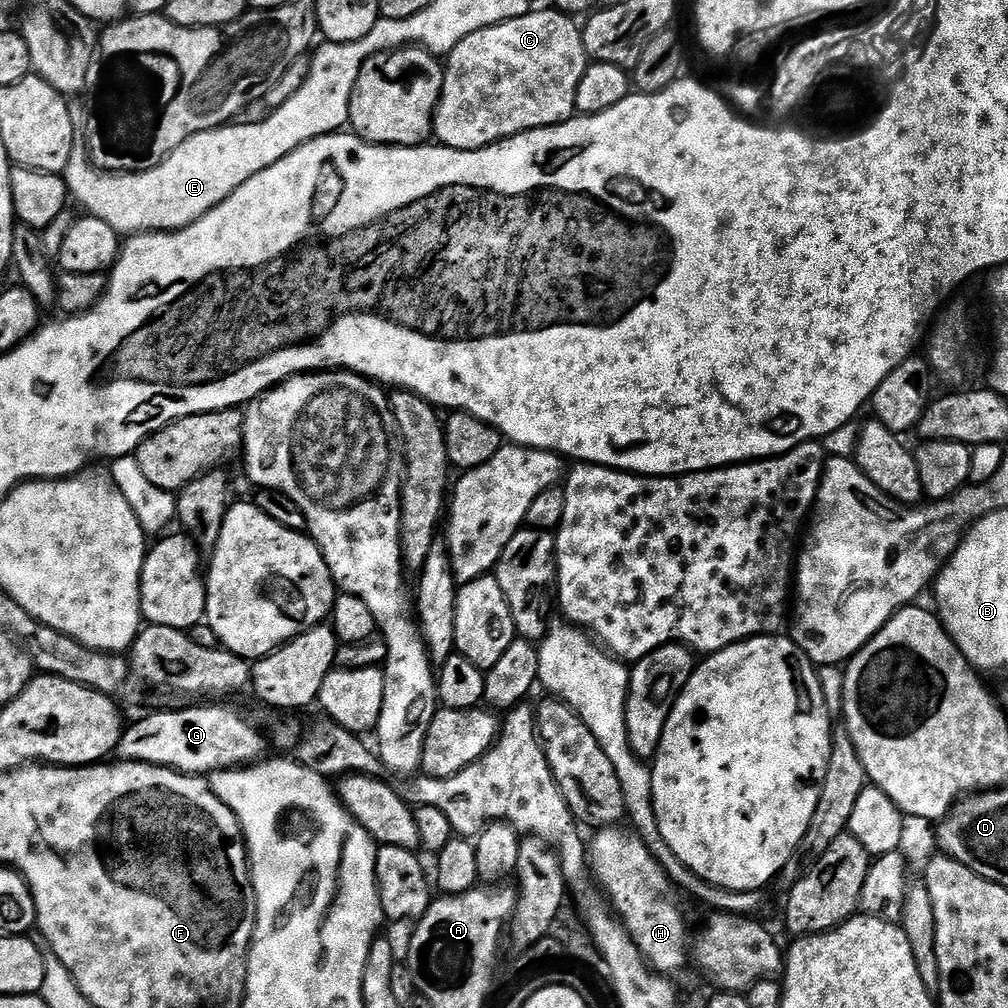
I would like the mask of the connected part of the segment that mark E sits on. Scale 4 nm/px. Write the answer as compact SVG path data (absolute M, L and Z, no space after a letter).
M324 42L311 53L312 65L304 76L304 81L269 114L265 120L257 124L240 124L229 122L222 128L206 130L202 134L194 134L167 156L158 166L141 172L106 172L92 162L87 147L77 142L70 154L70 162L66 162L64 185L68 188L69 197L84 207L83 211L90 216L97 216L106 226L120 233L121 237L138 236L142 232L176 232L179 228L198 222L214 206L226 202L238 186L242 186L254 174L274 166L282 158L286 158L298 146L310 142L319 136L328 136L331 132L339 132L348 124L350 118L350 98L342 95L342 42Z

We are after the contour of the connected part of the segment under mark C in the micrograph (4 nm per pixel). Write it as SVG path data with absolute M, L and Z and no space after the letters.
M552 6L541 12L526 12L462 38L446 57L442 94L432 120L435 139L443 147L473 152L532 128L565 124L577 115L578 82L582 82L590 63L581 25L575 24L569 13Z

